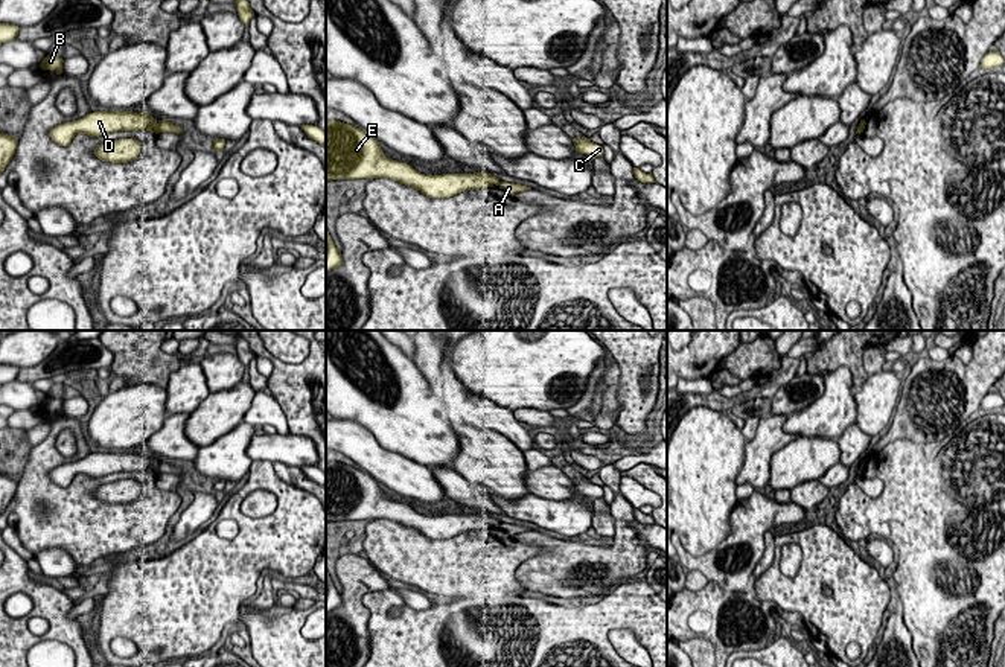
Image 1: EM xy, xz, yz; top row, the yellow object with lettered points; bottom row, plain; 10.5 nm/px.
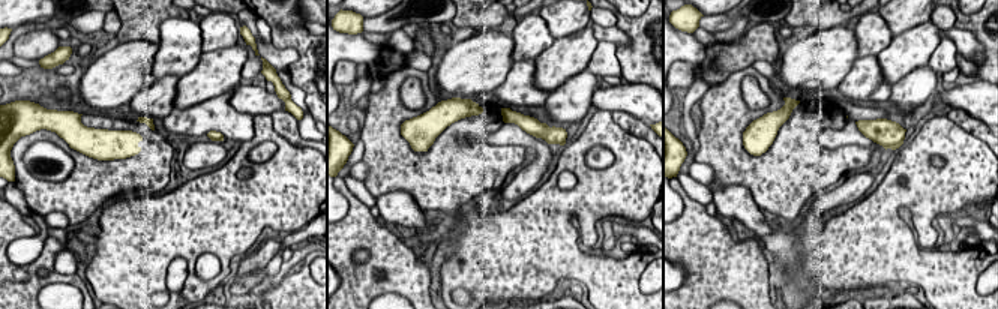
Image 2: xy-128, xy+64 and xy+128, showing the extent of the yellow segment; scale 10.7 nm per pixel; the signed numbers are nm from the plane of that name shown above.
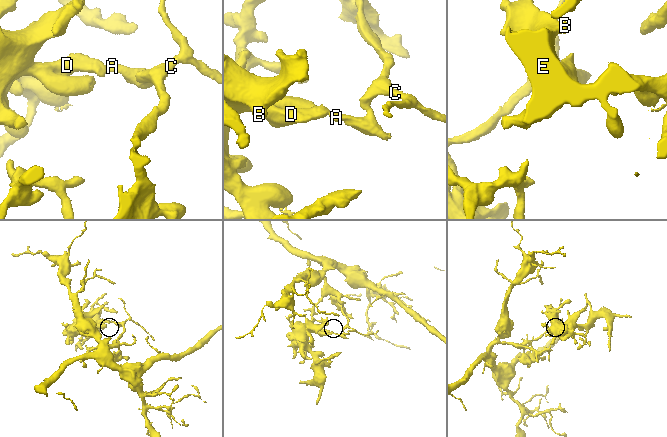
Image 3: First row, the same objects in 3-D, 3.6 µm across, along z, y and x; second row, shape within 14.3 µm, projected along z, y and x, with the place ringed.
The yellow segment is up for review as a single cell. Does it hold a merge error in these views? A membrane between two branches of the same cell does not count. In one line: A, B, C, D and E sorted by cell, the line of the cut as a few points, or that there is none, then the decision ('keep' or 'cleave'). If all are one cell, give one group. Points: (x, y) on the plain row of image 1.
groups A C / B D E; cut xy (157, 465), (160, 472); cleave

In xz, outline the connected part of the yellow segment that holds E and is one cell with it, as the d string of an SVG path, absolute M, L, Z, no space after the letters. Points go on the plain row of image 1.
M326 461L326 522L390 519L429 539L449 539L464 531L493 528L499 521L487 513L423 516L411 506L387 499L365 471Z

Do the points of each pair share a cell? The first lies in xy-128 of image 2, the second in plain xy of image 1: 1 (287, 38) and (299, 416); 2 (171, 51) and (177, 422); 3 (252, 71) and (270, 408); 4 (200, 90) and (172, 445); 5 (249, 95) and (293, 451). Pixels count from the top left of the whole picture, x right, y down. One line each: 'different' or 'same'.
1: same
2: different
3: same
4: different
5: same

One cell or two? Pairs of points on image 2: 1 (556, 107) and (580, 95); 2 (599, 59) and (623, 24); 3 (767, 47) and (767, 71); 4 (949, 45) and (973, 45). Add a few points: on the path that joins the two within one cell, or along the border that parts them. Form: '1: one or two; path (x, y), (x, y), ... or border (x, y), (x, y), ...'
1: one; path (562, 105), (574, 98)
2: two; border (614, 44), (623, 77)
3: two; border (751, 63), (767, 60), (772, 65)
4: two; border (941, 38), (947, 36), (958, 50)

